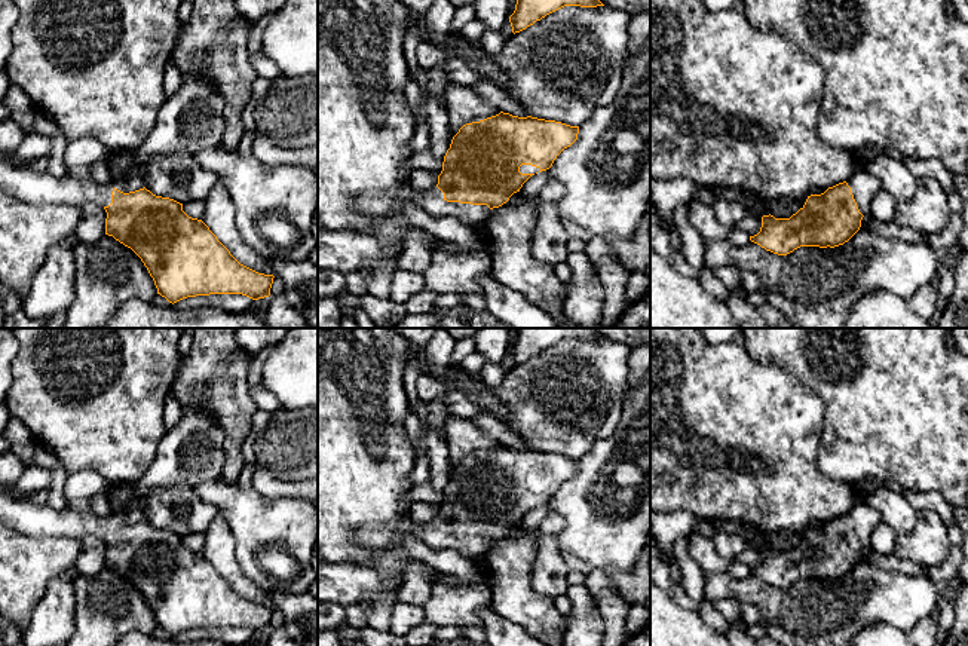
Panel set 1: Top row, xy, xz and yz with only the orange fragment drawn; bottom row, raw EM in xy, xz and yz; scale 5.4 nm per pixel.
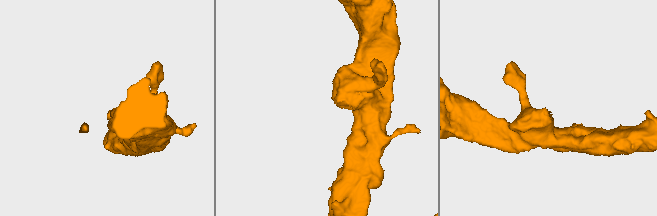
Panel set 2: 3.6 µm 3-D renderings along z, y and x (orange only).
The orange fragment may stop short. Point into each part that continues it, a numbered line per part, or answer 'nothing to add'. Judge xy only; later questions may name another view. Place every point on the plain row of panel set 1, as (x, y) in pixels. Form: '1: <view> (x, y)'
1: xy (192, 452)

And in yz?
1: yz (863, 517)

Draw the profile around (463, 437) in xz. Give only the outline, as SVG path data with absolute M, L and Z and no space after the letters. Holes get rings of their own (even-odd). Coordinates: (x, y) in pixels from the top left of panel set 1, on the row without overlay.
M457 416L448 417L442 431L448 448L451 472L463 457L480 454L500 446L497 440L490 438L475 422L469 419Z

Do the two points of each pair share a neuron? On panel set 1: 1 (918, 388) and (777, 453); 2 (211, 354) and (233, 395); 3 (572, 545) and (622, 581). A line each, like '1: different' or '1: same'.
1: different
2: same
3: different

